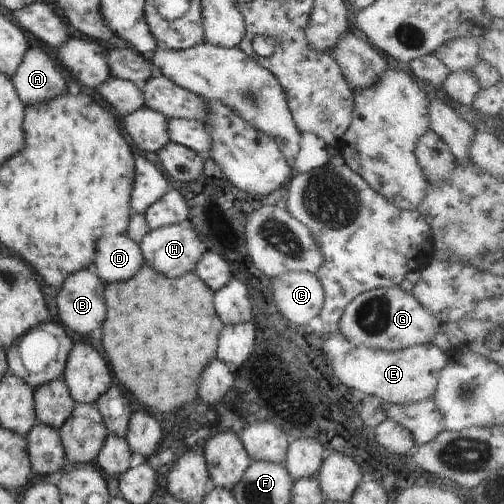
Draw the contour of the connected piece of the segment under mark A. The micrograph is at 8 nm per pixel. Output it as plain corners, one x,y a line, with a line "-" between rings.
32,47
26,51
11,81
25,108
46,103
68,90
56,62
46,52

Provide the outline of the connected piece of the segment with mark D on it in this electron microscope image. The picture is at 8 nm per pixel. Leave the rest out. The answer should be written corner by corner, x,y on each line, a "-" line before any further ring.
126,233
120,236
102,238
98,250
98,276
104,284
130,280
145,262
140,245

